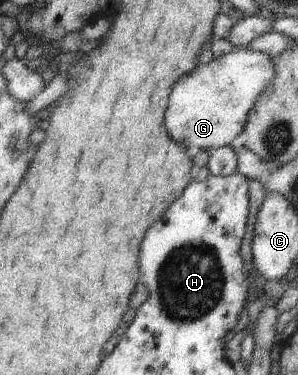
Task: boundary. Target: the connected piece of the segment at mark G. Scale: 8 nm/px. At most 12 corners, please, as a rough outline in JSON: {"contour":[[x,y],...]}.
{"contour":[[237,48],[184,75],[166,115],[189,150],[230,145],[275,58]]}

